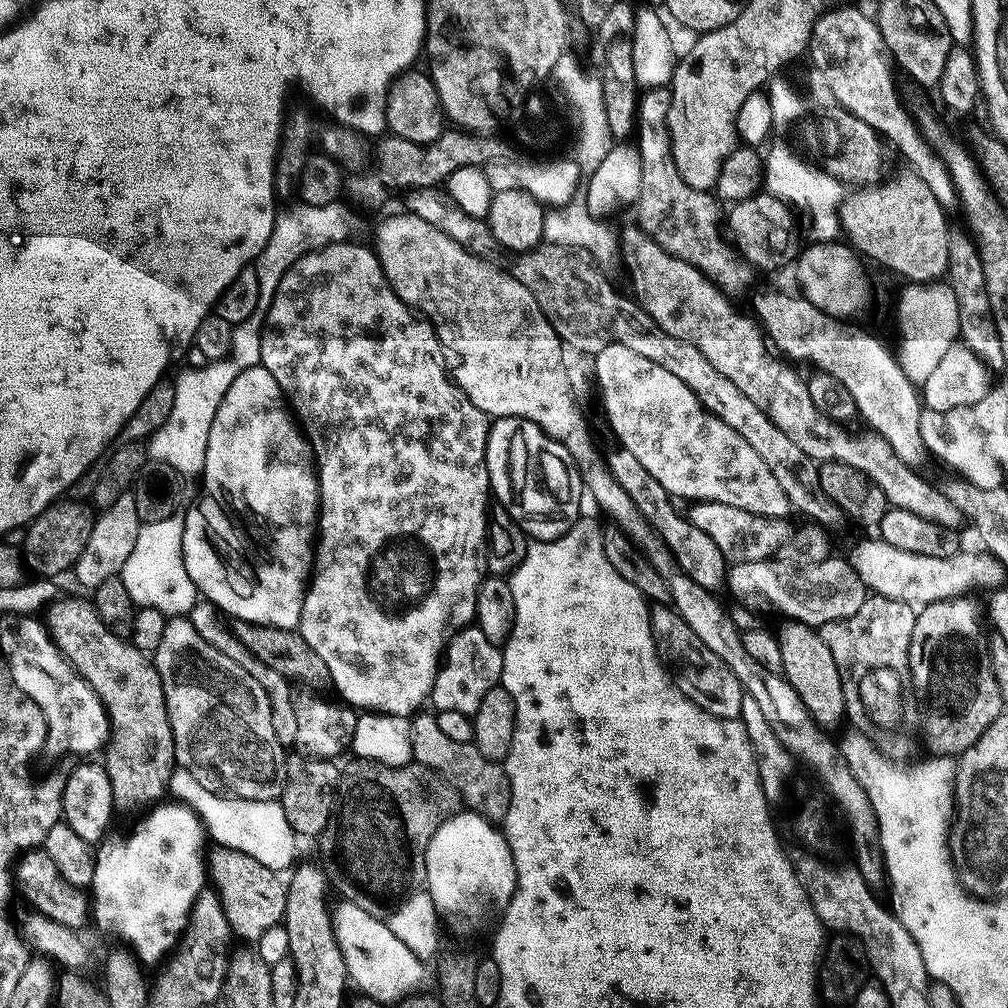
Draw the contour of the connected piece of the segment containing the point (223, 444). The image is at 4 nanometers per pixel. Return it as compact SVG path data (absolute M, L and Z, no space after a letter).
M262 366L242 370L226 390L221 405L214 415L206 446L206 460L202 473L204 485L200 488L200 497L185 511L184 533L182 534L182 554L186 573L193 579L197 593L207 603L215 604L221 613L229 612L229 617L249 620L251 624L269 624L275 628L295 629L300 623L304 594L308 591L310 577L314 571L314 545L318 539L318 517L320 515L320 481L318 469L314 463L312 445L308 443L299 423L290 411L290 405L284 391L274 382L274 374Z

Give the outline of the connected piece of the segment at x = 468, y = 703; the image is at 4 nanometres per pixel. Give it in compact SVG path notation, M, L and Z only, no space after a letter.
M465 626L459 629L447 641L442 652L442 663L436 669L432 687L431 707L436 712L458 710L467 716L475 716L478 706L482 706L482 698L486 698L488 691L500 684L503 661L503 651L492 644L490 638L486 638L486 634L482 634L479 626Z

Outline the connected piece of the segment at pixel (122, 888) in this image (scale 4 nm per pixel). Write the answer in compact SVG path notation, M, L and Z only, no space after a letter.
M163 802L157 803L157 808L149 814L145 820L140 820L136 824L136 829L129 834L128 840L124 836L112 836L112 834L105 835L104 839L99 841L98 847L94 852L94 866L93 866L93 878L90 885L90 916L96 924L104 932L109 932L112 936L117 936L120 940L125 940L130 947L136 951L134 953L135 959L137 961L152 964L155 960L160 960L172 947L176 944L176 939L180 935L185 935L186 929L189 927L190 921L193 918L192 908L196 905L196 899L200 897L200 893L205 891L206 888L206 852L204 856L204 840L206 841L206 829L201 823L199 816L192 811L183 802L171 802L172 804L162 804Z

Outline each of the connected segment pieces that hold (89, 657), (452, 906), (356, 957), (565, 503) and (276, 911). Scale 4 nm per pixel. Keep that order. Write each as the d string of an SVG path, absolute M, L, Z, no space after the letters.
M62 600L50 604L46 610L48 620L46 627L49 636L56 644L65 660L76 669L76 673L94 690L94 694L104 703L110 725L110 741L106 746L108 752L108 777L112 783L113 797L124 800L153 800L162 792L167 793L168 780L174 769L176 747L170 730L170 718L166 714L166 698L158 670L150 663L149 657L122 638L118 638L98 618L91 603Z
M460 810L434 834L426 850L424 879L437 913L452 923L453 930L476 932L492 919L493 923L510 902L516 889L516 867L503 831L478 812Z
M347 902L341 905L341 908L337 907L334 912L336 941L344 955L351 983L353 985L356 983L363 995L378 1001L382 1006L388 1006L395 1000L403 1001L412 994L407 992L414 991L423 982L425 961L419 960L389 930L387 923L381 917L371 916L366 910Z
M522 416L499 417L488 429L488 479L491 487L504 488L508 480L516 500L507 501L510 514L536 540L556 540L581 519L582 473L567 443L548 435L543 428Z
M217 847L216 853L210 856L210 880L214 885L215 891L218 893L220 903L224 907L226 918L232 927L233 937L241 936L244 940L252 940L258 942L262 938L262 934L266 934L266 930L281 927L284 911L286 910L286 898L288 897L288 889L285 881L277 873L267 869L266 866L254 858L248 857L244 853L226 847Z

